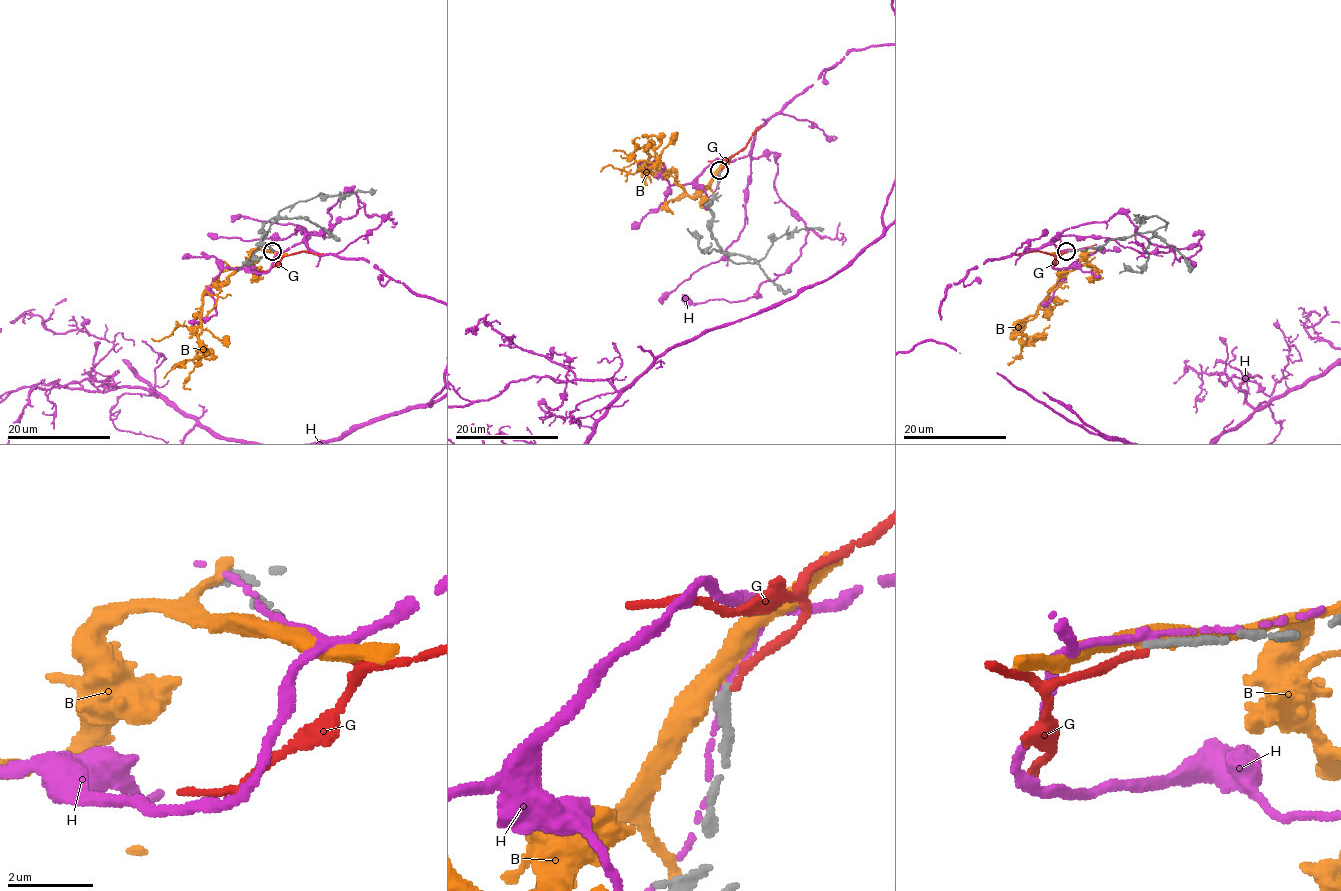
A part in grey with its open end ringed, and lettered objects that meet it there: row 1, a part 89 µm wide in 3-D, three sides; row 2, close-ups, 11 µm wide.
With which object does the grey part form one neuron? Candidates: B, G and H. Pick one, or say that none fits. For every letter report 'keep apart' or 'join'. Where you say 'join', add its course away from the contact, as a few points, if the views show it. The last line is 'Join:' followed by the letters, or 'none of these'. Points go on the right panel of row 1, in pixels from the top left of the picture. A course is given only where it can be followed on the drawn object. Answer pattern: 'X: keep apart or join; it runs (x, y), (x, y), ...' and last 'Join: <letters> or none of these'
B: keep apart
G: keep apart
H: keep apart
Join: none of these

